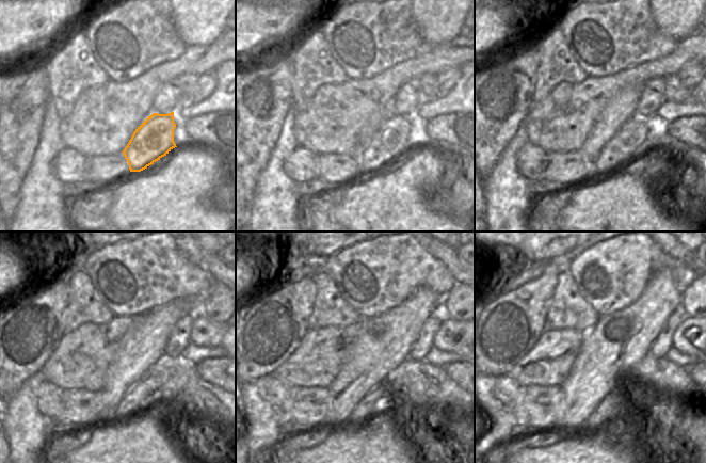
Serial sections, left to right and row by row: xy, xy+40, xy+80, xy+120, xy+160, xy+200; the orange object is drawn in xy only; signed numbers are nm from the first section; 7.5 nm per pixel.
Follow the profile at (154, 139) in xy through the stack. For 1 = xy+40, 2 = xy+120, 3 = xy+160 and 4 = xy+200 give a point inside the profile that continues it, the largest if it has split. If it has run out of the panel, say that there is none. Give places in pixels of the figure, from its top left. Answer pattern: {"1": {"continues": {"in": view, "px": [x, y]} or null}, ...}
{"1": {"continues": {"in": "xy+40", "px": [388, 142]}}, "2": {"continues": {"in": "xy+120", "px": [147, 389]}}, "3": {"continues": {"in": "xy+160", "px": [378, 400]}}, "4": {"continues": {"in": "xy+200", "px": [595, 425]}}}

